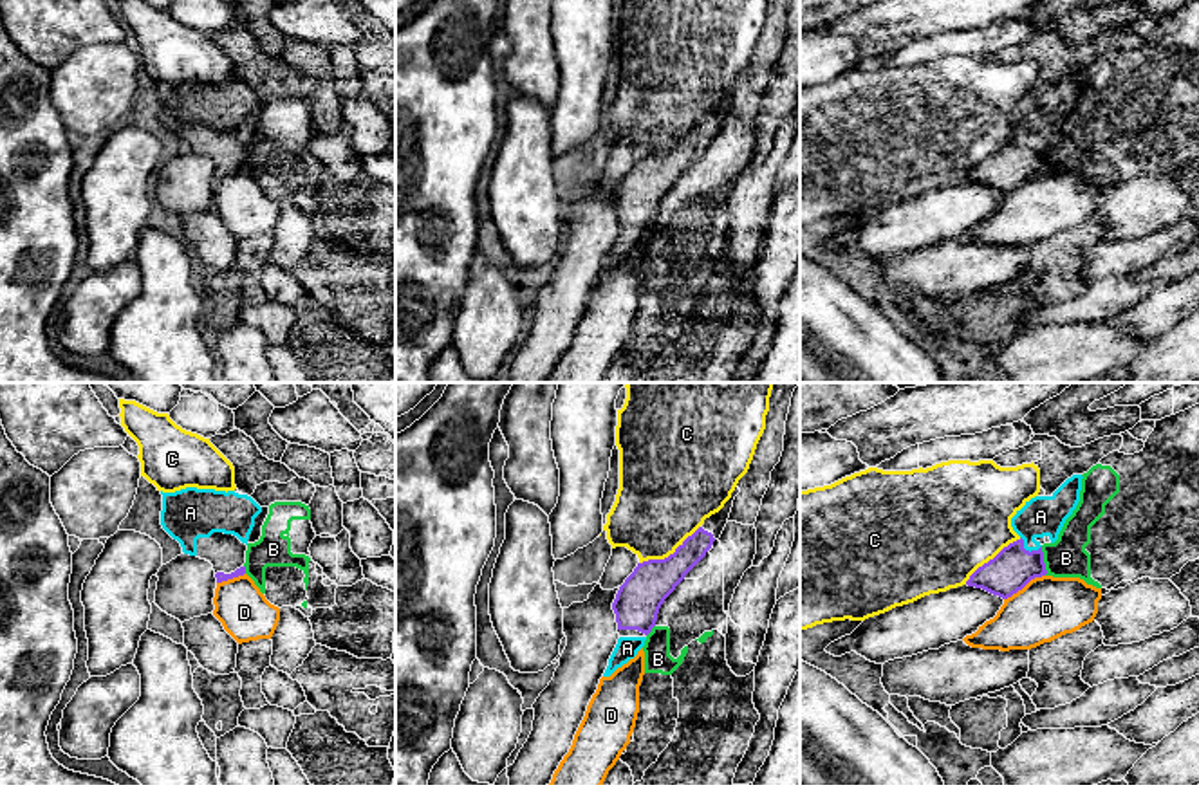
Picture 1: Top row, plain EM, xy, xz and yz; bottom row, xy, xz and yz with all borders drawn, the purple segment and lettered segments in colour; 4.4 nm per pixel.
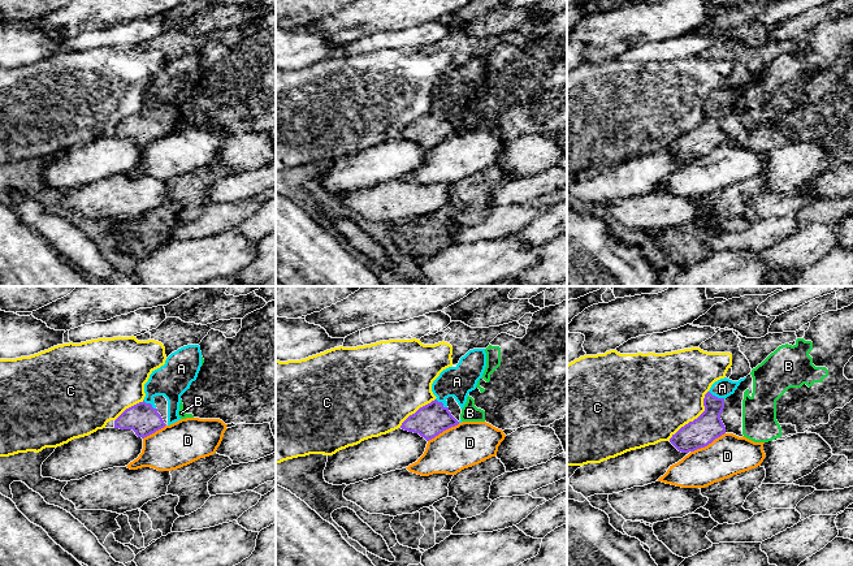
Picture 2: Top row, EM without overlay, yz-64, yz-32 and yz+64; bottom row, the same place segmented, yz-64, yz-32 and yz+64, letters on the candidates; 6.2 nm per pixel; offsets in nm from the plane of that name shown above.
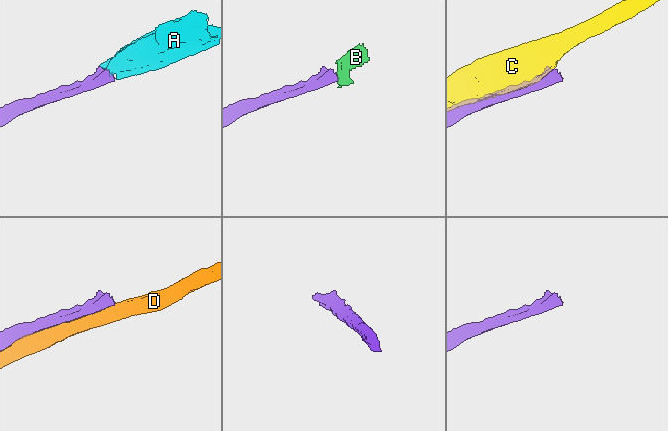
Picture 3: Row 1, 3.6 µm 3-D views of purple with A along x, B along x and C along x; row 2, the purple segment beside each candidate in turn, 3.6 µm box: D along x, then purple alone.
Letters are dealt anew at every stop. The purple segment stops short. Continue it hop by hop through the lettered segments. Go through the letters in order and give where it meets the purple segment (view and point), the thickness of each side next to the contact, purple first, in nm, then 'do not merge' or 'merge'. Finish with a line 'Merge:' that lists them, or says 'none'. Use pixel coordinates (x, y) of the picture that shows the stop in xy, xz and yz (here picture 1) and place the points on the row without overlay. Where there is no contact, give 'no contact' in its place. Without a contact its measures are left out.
A: yz (1028, 147) | 190/180 nm | merge
B: yz (1042, 157) | 190/180 nm | do not merge
C: xz (670, 150) | 200/400 nm | do not merge
D: yz (1024, 181) | 190/280 nm | do not merge
Merge: A

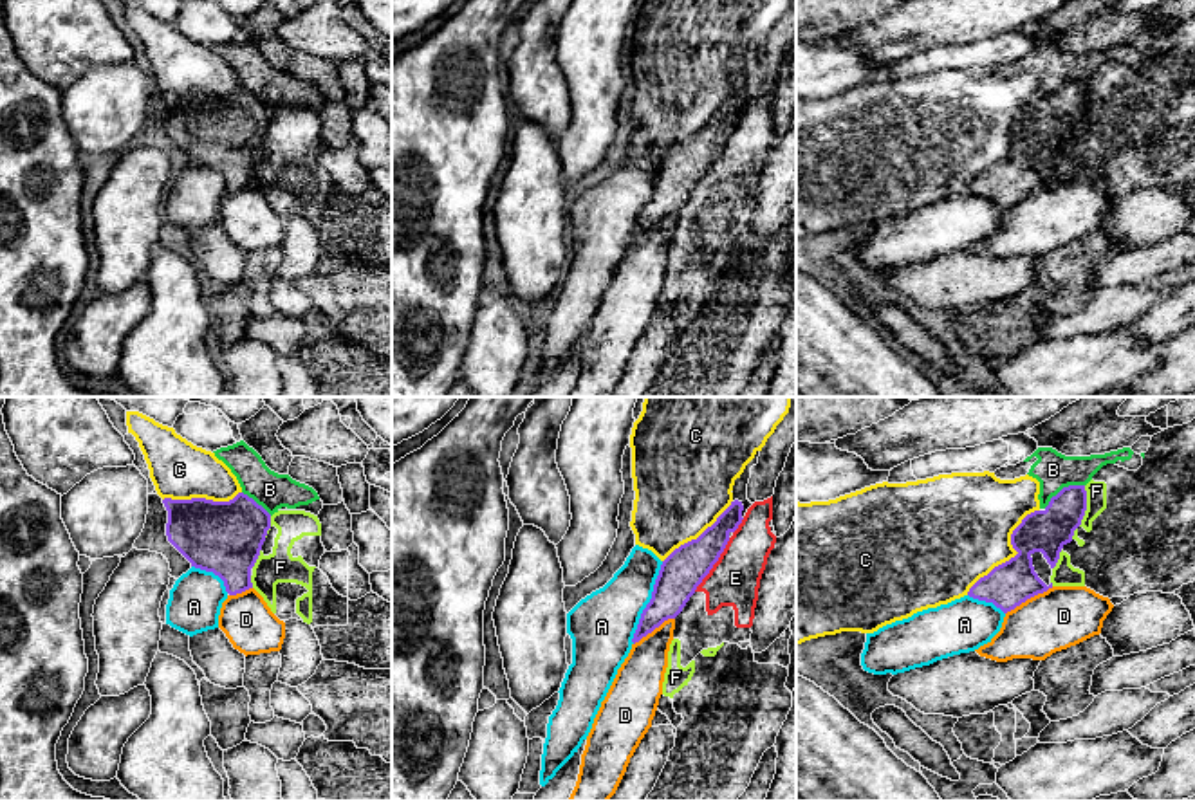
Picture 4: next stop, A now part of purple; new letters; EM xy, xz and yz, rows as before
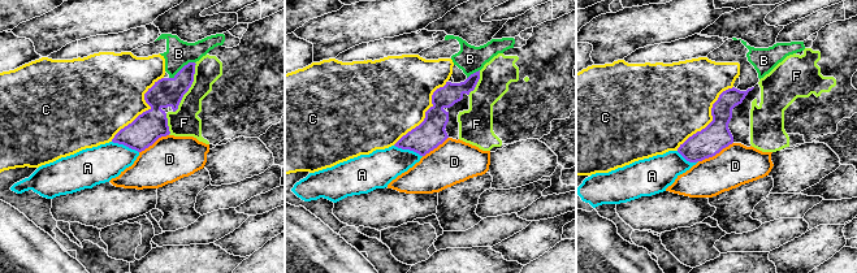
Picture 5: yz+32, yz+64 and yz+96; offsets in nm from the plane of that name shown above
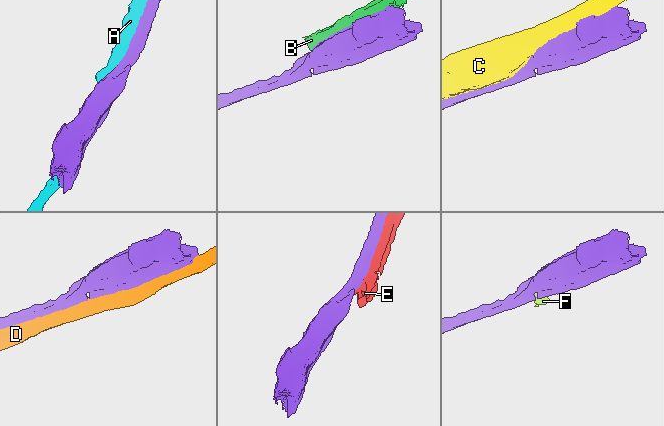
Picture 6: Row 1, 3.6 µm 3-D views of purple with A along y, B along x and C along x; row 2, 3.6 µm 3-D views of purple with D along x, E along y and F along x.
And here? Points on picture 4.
A: xz (648, 199) | 190/300 nm | do not merge
B: yz (1064, 83) | 190/160 nm | do not merge
C: yz (1017, 150) | 200/400 nm | do not merge
D: yz (1029, 193) | 200/280 nm | do not merge
E: xz (713, 159) | 190/220 nm | do not merge
F: yz (1083, 109) | 190/100 nm | do not merge
Merge: none

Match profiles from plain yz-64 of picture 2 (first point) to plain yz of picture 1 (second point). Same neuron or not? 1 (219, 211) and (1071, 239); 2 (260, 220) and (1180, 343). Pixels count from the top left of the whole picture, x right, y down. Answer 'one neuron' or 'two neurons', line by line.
1: two neurons
2: two neurons

